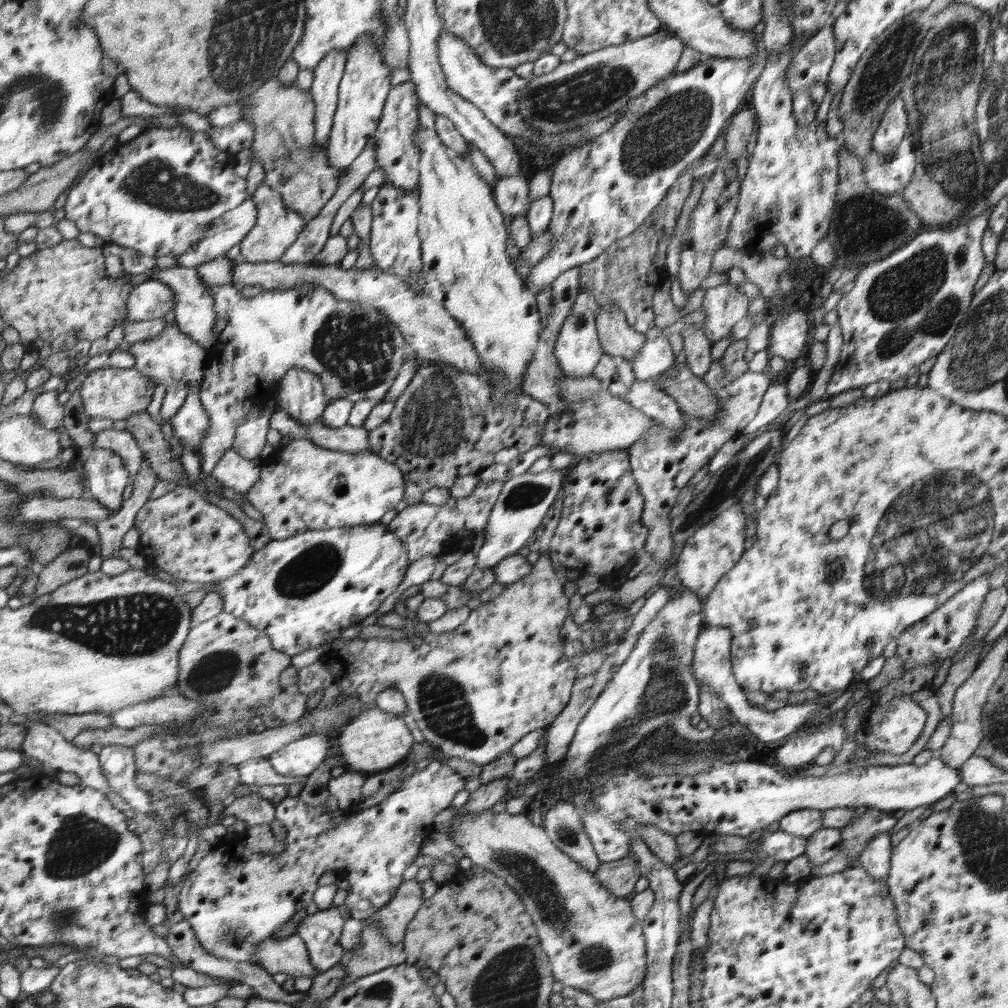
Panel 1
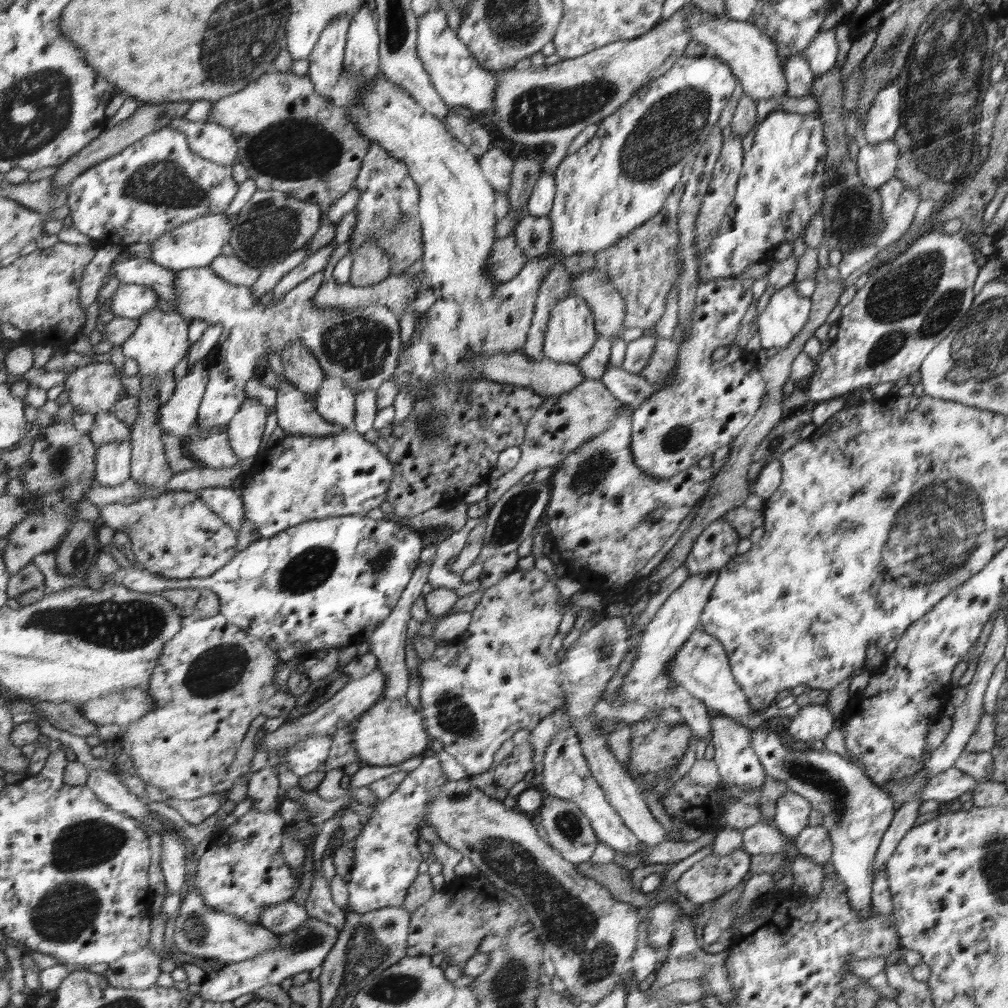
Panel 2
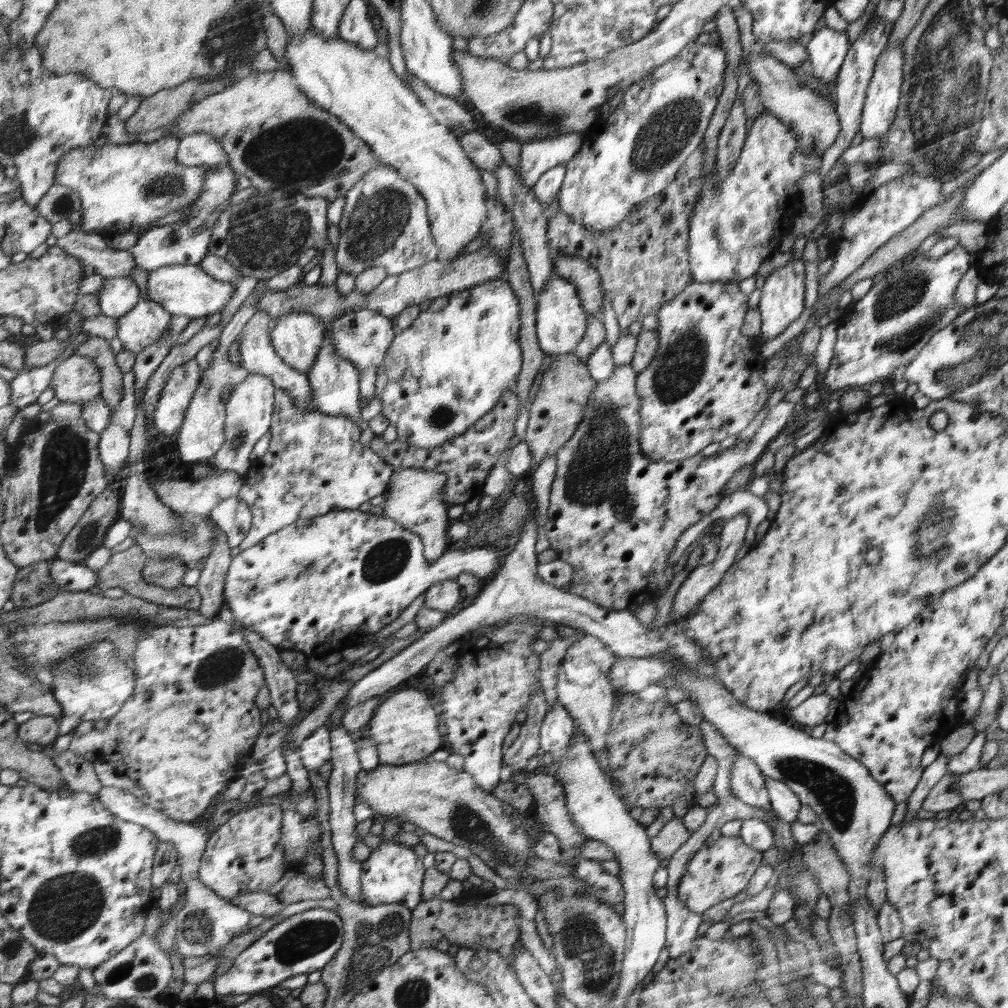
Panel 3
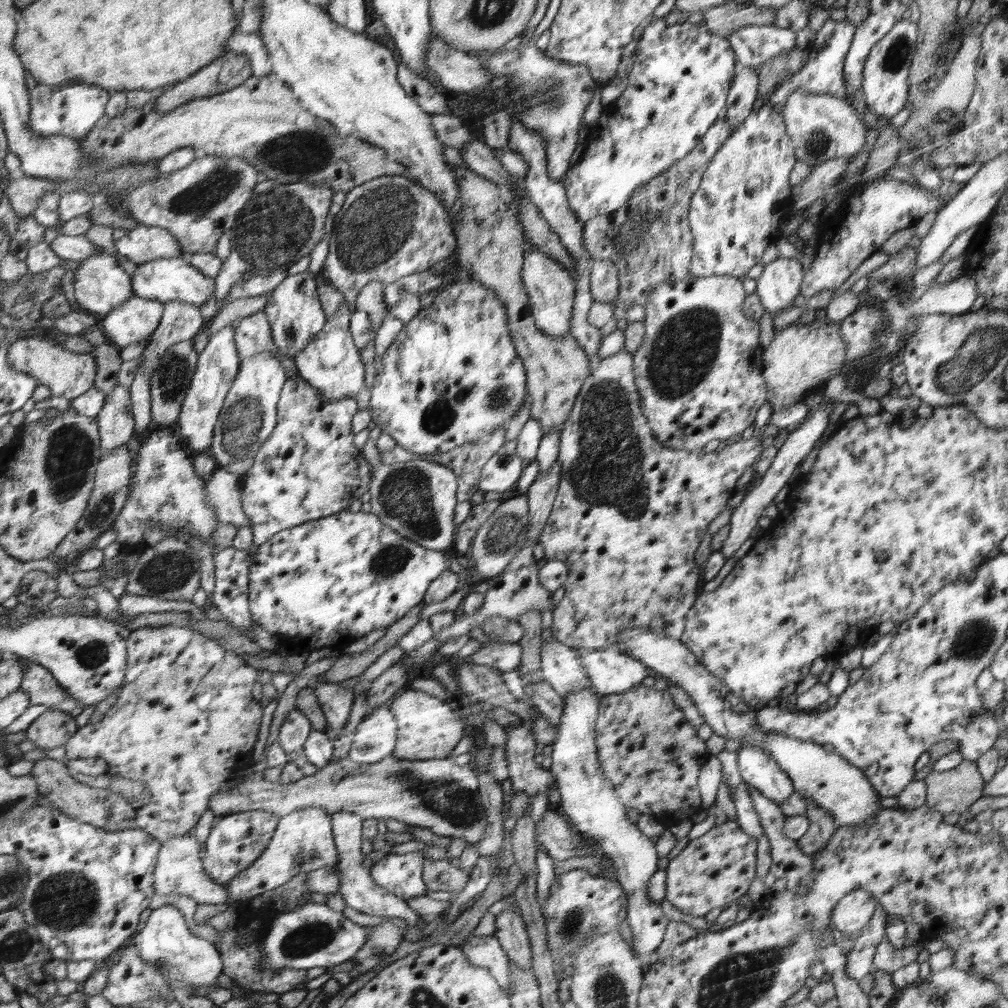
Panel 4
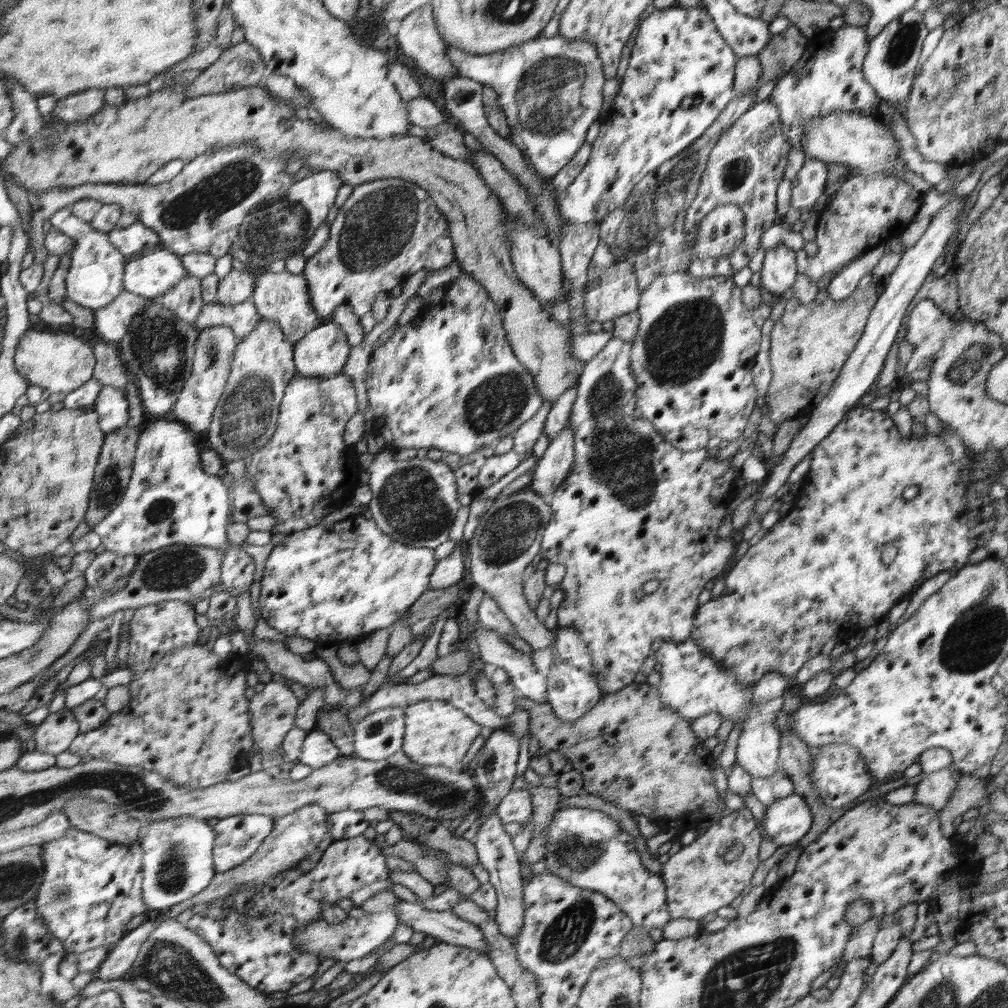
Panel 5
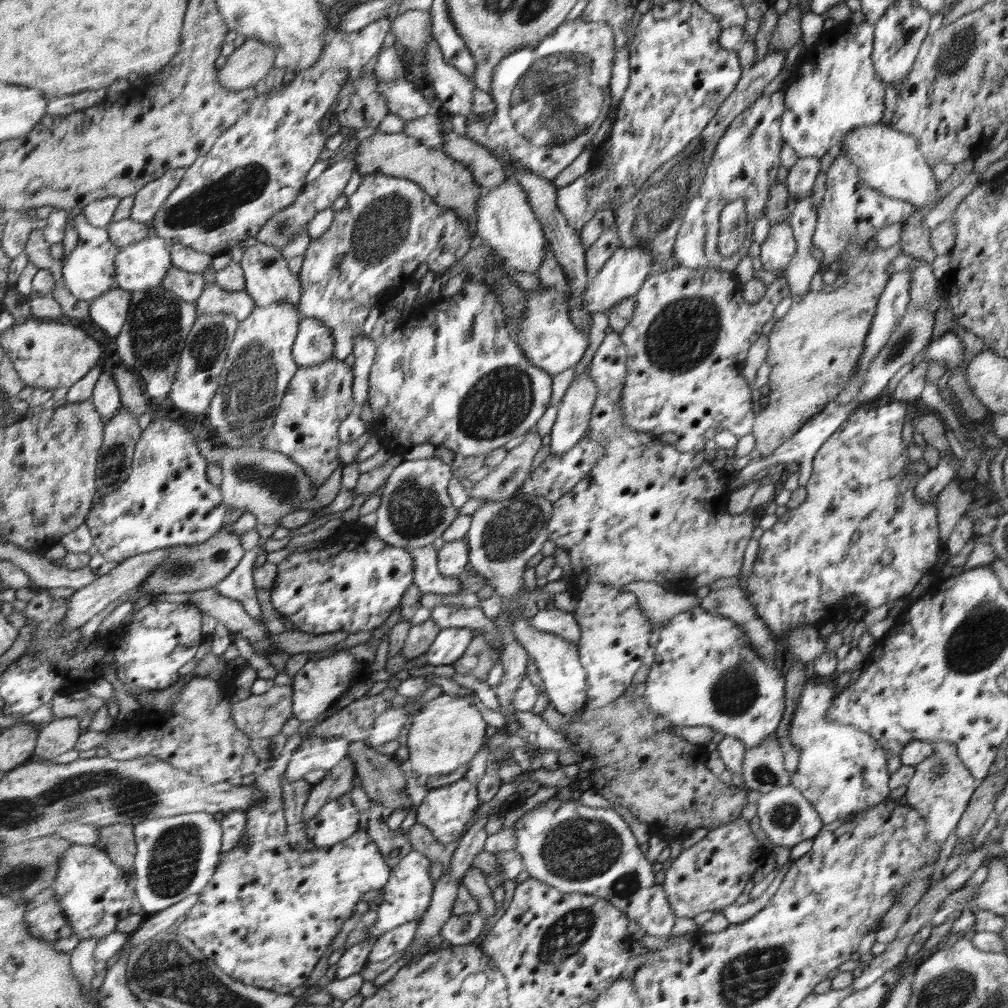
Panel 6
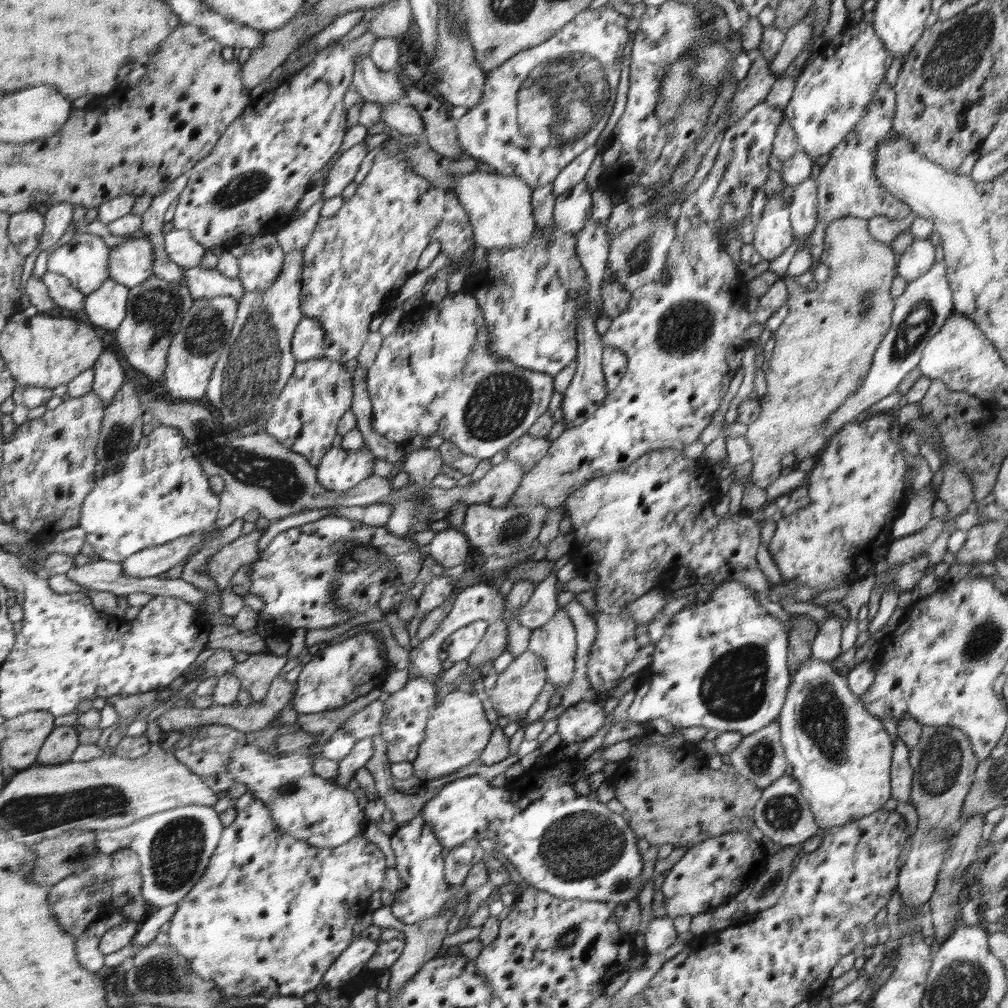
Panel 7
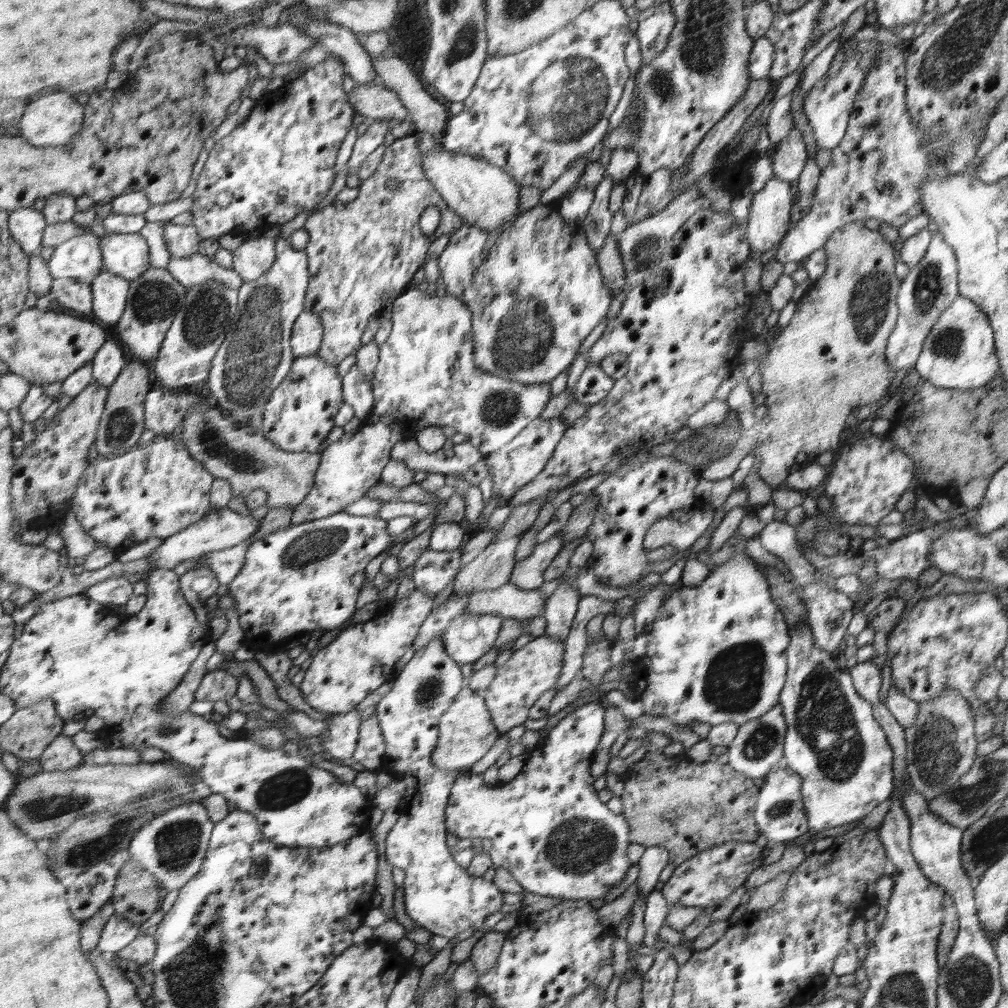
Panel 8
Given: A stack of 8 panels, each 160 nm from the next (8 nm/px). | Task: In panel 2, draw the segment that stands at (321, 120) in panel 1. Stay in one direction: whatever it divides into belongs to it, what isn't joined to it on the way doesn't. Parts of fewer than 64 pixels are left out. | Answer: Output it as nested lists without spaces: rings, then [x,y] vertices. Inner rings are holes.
[[[339,16],[329,22],[319,36],[315,50],[308,58],[308,76],[314,81],[316,93],[330,102],[332,87],[343,69],[343,56],[347,41],[347,32],[351,21],[350,16]]]

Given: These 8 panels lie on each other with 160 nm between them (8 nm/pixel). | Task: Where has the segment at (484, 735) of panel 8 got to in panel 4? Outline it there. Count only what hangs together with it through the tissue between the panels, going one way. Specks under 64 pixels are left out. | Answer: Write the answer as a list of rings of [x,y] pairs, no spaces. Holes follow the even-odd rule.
[[[410,687],[393,697],[389,704],[390,713],[394,715],[397,726],[397,739],[392,755],[400,760],[446,758],[468,732],[468,722],[461,710],[451,702],[446,704],[419,689]]]

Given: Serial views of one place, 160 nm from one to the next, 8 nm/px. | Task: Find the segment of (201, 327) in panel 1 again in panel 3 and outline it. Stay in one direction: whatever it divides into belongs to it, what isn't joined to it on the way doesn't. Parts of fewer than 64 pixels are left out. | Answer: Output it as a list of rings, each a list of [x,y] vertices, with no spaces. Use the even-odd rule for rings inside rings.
[[[73,231],[58,240],[57,245],[83,260],[85,266],[105,278],[130,277],[137,266],[133,254],[127,250],[105,246],[105,240],[95,233]]]

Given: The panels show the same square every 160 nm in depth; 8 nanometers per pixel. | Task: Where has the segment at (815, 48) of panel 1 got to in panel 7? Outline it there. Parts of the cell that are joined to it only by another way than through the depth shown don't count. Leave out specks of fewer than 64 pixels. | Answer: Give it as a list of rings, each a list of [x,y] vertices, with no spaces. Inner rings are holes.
[[[860,21],[840,36],[829,49],[823,49],[810,64],[799,74],[795,82],[794,95],[790,104],[784,108],[784,117],[788,119],[790,127],[796,132],[796,139],[800,150],[817,160],[820,156],[832,153],[838,143],[860,123],[866,115],[868,105],[878,89],[878,85],[885,80],[885,74],[893,61],[893,54],[884,48],[884,43],[875,35],[873,24]]]

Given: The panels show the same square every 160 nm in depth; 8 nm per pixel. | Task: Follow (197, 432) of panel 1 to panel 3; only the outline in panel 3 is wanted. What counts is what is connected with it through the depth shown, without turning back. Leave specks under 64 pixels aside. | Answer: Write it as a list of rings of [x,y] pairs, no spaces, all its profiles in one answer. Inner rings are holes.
[[[195,358],[170,372],[153,412],[153,423],[158,432],[172,435],[180,430],[201,378],[201,369]]]

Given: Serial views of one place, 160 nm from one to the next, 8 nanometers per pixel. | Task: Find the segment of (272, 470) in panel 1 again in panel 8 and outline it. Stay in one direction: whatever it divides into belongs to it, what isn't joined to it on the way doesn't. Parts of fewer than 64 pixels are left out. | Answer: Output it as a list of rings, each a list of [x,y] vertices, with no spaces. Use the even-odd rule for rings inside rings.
[[[317,354],[295,358],[288,376],[263,406],[262,429],[278,448],[288,452],[320,452],[320,444],[332,432],[335,416],[343,406],[343,379],[339,370]]]

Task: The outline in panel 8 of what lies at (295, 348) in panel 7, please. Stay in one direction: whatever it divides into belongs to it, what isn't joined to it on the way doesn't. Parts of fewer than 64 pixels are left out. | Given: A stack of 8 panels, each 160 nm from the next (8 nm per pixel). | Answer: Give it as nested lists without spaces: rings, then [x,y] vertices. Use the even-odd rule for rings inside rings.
[[[304,310],[296,319],[291,334],[291,351],[295,358],[316,354],[323,342],[323,324],[318,315]]]

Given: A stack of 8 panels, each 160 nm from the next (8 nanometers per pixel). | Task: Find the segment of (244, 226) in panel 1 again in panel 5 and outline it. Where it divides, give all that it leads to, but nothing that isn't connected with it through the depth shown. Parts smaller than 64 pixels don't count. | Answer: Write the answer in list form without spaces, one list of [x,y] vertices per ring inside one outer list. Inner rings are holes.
[[[139,221],[127,228],[116,229],[110,232],[110,241],[125,258],[139,254],[144,248],[160,244],[159,234],[154,229],[148,229]]]

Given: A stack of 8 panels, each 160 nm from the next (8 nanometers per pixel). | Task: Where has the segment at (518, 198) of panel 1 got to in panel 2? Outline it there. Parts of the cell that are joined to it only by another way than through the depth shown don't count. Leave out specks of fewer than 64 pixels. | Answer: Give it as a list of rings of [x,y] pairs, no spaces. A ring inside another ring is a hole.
[[[490,146],[490,149],[480,157],[480,165],[482,166],[483,173],[487,175],[488,180],[494,185],[496,192],[500,192],[503,197],[511,187],[511,176],[514,174],[514,161],[500,148]]]

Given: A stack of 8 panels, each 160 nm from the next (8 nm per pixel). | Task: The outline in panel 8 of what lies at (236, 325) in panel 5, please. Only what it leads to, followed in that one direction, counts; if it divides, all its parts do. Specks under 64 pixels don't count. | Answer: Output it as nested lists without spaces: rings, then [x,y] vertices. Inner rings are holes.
[[[198,251],[188,257],[171,257],[167,269],[187,289],[209,280],[220,281],[228,288],[240,288],[243,283],[242,278],[233,267],[224,268]]]

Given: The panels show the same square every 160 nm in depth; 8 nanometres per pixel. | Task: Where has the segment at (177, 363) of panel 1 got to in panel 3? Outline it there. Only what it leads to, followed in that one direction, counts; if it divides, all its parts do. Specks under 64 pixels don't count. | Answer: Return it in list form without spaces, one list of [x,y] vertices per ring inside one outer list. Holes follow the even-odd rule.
[[[141,298],[130,312],[117,319],[118,340],[124,349],[138,354],[147,346],[158,342],[167,332],[171,314],[161,304]]]

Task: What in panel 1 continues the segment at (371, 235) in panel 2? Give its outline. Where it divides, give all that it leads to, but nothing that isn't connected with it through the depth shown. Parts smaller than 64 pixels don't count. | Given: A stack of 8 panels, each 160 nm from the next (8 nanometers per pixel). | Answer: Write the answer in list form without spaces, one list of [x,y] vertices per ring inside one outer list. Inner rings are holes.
[[[406,80],[398,86],[390,89],[388,98],[383,108],[380,123],[376,133],[372,136],[375,140],[374,160],[376,168],[380,168],[385,174],[385,182],[396,188],[412,191],[419,184],[419,164],[422,162],[422,153],[418,148],[416,131],[419,128],[418,121],[419,99],[415,94],[415,86],[411,80]]]

